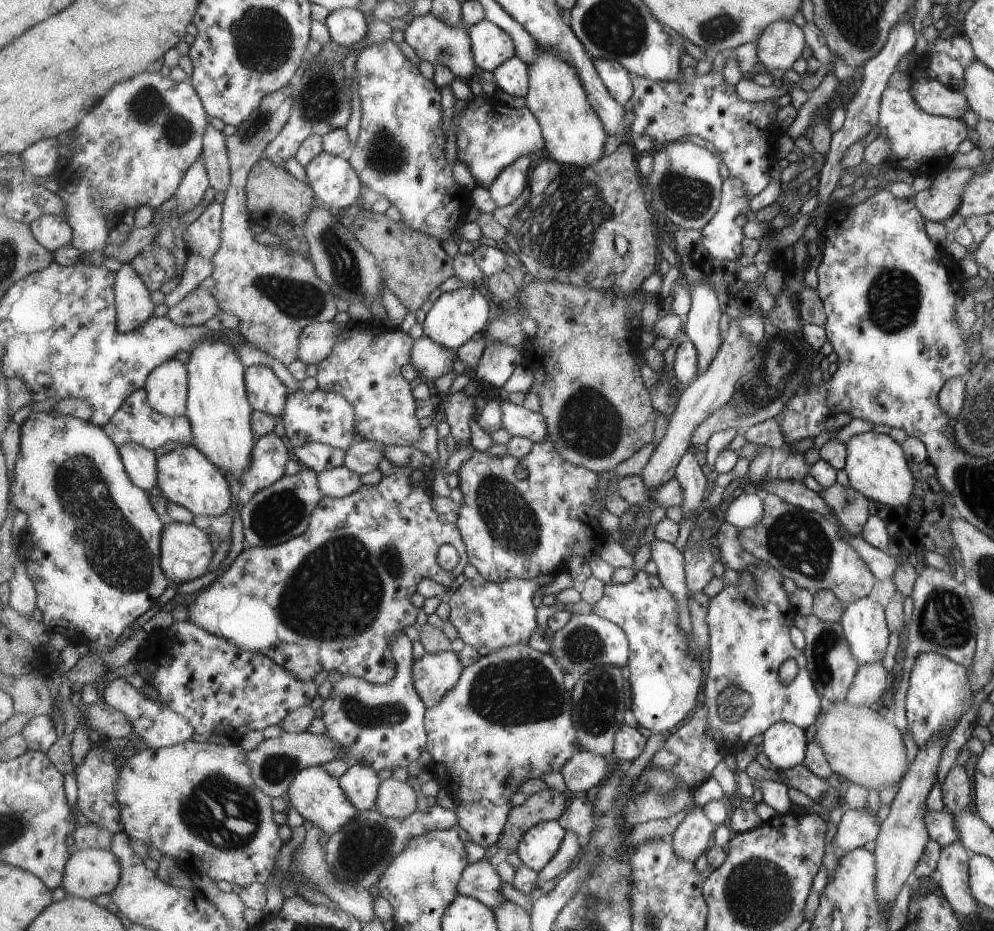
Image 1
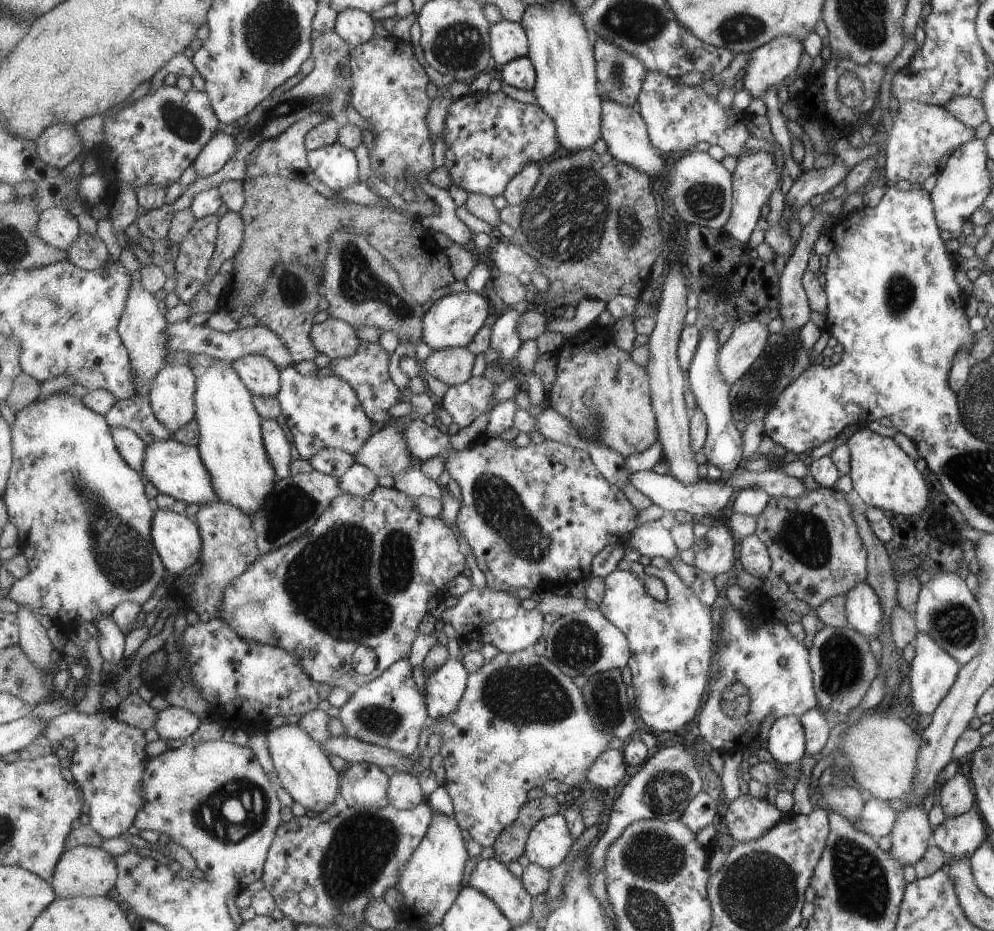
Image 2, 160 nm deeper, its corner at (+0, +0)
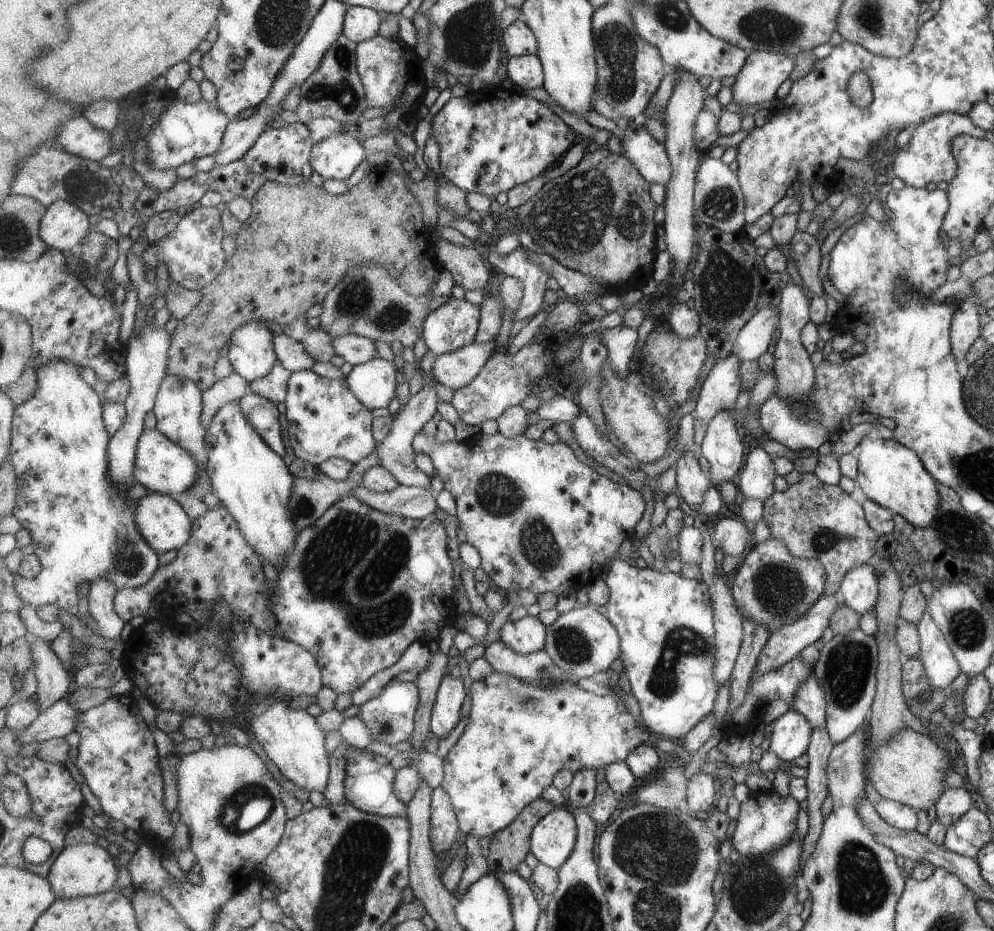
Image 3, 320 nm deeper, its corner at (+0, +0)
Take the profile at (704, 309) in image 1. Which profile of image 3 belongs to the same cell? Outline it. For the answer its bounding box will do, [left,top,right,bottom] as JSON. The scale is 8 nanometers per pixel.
[700,410,743,489]

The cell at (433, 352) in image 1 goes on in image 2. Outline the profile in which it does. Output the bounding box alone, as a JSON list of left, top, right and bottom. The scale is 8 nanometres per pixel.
[424,347,475,387]

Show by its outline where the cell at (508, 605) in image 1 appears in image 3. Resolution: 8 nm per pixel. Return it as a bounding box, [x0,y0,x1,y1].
[500,616,548,655]

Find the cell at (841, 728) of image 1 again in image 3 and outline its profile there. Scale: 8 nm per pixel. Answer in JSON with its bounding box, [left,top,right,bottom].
[867,729,949,812]

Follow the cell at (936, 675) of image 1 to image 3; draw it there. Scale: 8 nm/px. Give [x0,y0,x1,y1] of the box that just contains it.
[916,611,961,691]

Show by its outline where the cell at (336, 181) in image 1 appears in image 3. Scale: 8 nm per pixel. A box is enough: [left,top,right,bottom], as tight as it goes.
[311,132,369,179]

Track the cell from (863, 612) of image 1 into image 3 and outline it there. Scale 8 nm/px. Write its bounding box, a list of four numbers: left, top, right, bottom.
[838,564,878,616]

